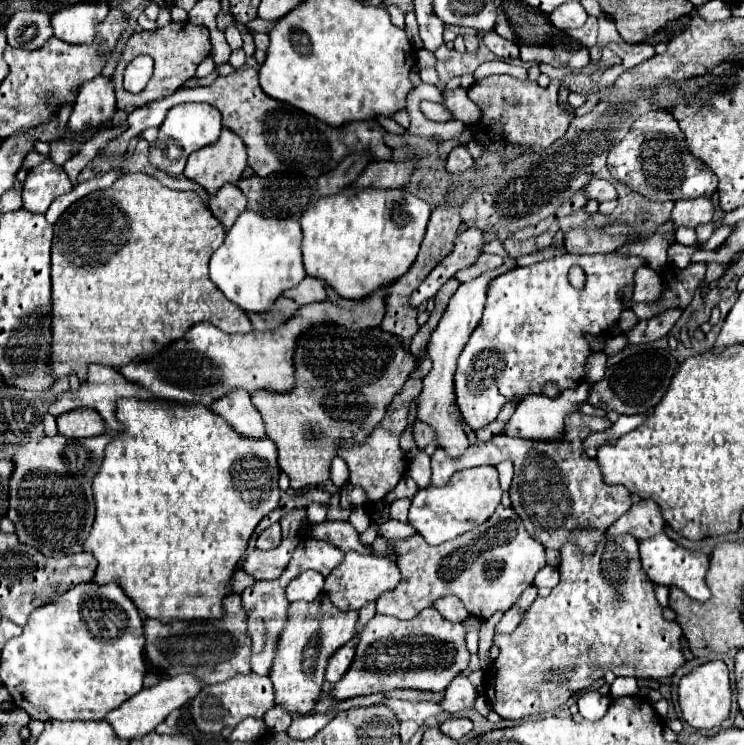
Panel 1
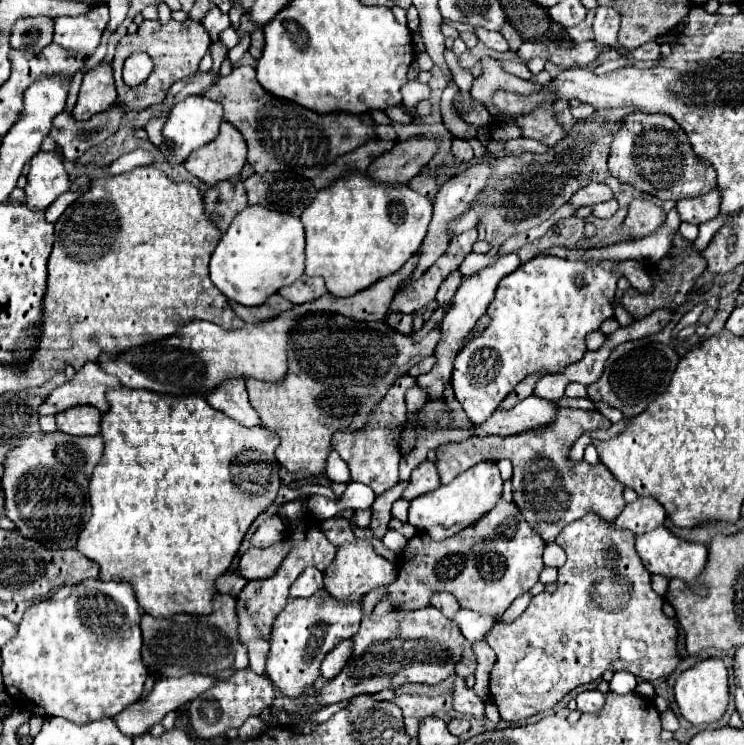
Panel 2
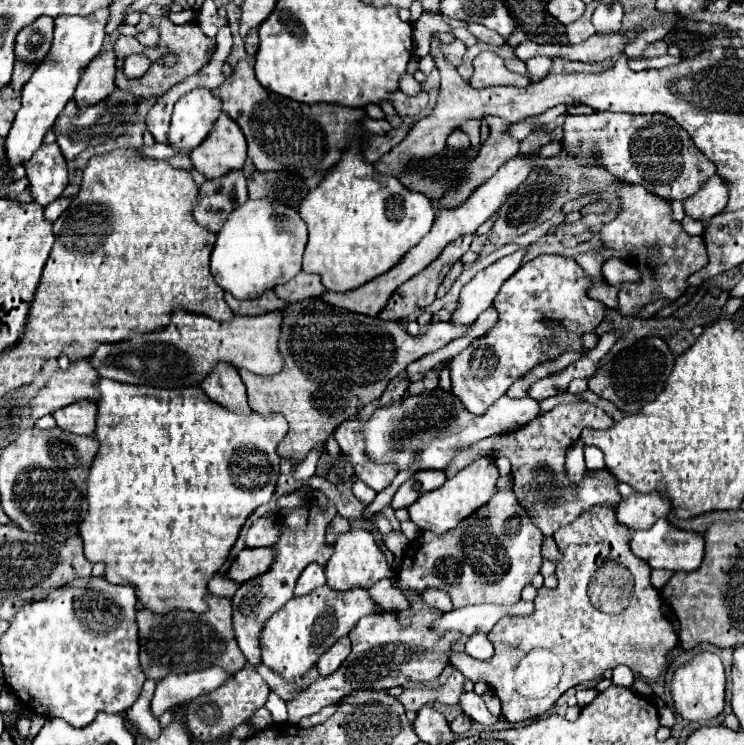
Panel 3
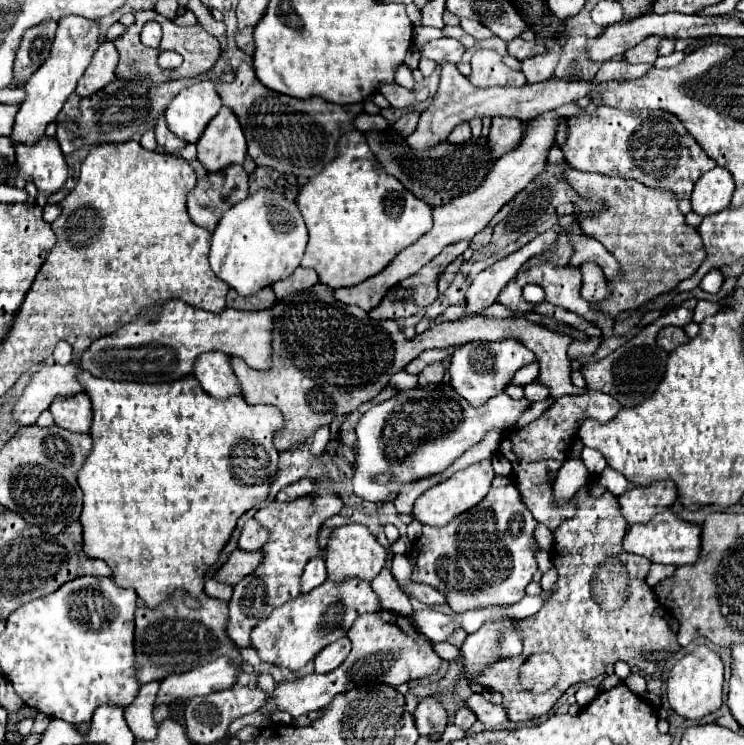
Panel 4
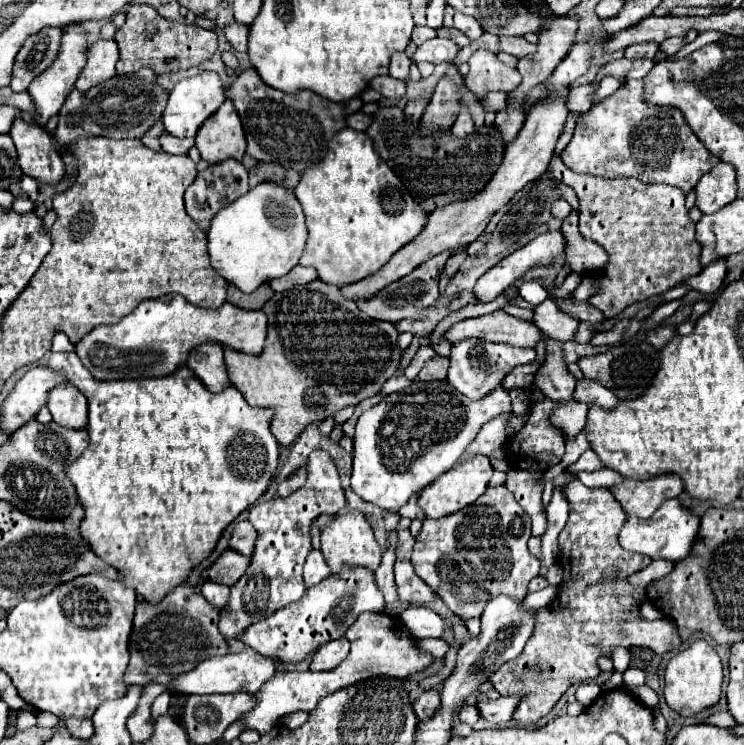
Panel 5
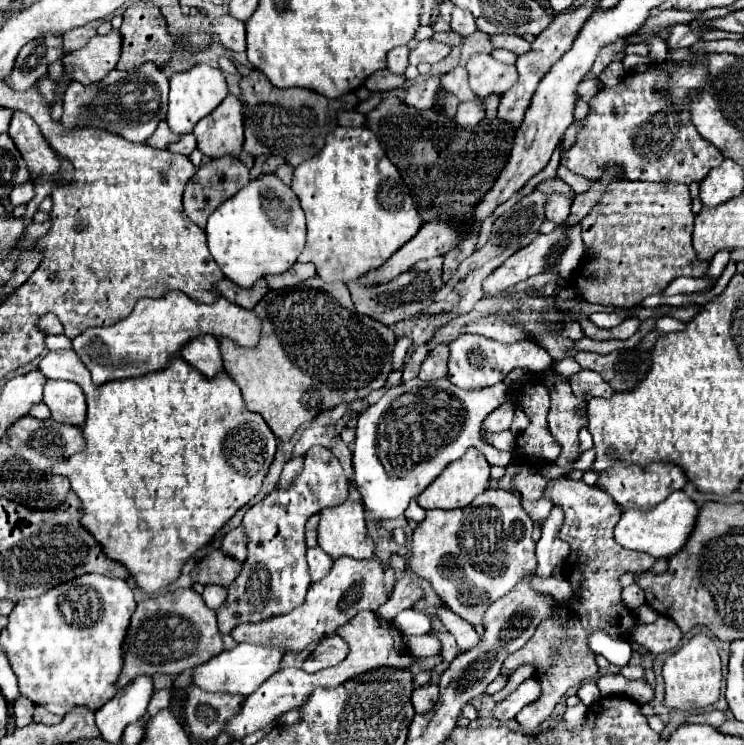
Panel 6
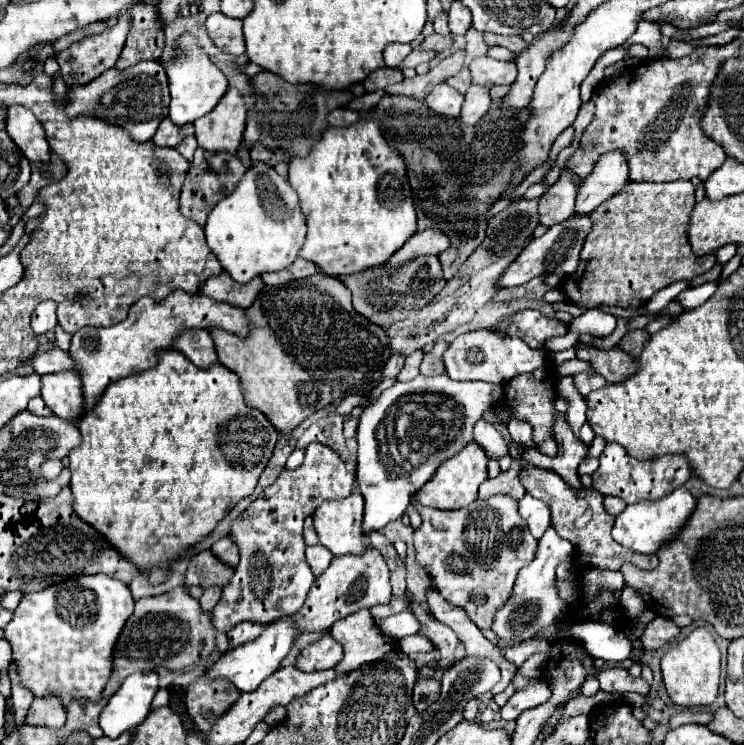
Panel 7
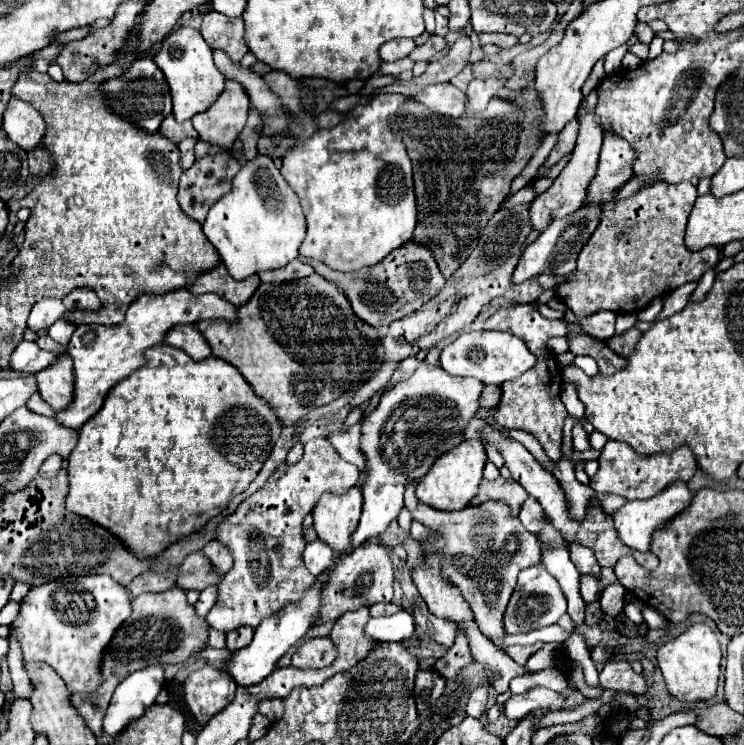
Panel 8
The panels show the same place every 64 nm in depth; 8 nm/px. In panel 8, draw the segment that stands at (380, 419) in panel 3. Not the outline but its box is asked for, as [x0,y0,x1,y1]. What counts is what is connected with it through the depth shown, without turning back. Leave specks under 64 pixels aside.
[348,362,484,552]

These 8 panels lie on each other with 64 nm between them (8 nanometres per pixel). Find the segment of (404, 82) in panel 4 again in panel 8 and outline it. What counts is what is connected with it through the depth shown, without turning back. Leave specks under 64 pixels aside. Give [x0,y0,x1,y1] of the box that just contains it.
[380,40,416,62]

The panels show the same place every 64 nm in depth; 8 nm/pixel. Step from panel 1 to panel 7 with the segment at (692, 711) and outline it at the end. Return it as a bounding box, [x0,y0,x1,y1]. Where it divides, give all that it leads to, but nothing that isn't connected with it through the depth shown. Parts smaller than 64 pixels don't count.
[662,628,720,706]

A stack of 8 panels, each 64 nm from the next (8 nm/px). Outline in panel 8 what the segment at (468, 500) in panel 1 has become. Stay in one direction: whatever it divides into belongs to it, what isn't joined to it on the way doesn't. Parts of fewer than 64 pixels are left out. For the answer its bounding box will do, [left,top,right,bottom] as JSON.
[416,440,486,510]

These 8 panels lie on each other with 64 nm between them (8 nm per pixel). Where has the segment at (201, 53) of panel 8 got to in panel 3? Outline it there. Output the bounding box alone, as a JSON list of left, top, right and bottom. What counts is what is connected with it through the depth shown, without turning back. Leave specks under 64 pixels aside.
[168,90,222,152]

